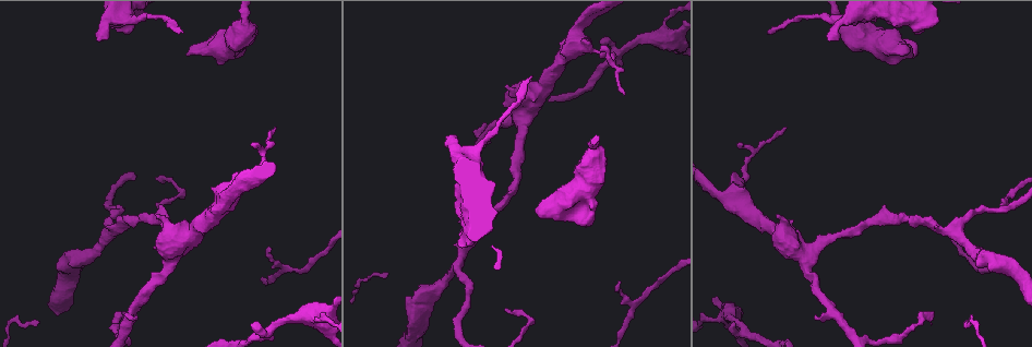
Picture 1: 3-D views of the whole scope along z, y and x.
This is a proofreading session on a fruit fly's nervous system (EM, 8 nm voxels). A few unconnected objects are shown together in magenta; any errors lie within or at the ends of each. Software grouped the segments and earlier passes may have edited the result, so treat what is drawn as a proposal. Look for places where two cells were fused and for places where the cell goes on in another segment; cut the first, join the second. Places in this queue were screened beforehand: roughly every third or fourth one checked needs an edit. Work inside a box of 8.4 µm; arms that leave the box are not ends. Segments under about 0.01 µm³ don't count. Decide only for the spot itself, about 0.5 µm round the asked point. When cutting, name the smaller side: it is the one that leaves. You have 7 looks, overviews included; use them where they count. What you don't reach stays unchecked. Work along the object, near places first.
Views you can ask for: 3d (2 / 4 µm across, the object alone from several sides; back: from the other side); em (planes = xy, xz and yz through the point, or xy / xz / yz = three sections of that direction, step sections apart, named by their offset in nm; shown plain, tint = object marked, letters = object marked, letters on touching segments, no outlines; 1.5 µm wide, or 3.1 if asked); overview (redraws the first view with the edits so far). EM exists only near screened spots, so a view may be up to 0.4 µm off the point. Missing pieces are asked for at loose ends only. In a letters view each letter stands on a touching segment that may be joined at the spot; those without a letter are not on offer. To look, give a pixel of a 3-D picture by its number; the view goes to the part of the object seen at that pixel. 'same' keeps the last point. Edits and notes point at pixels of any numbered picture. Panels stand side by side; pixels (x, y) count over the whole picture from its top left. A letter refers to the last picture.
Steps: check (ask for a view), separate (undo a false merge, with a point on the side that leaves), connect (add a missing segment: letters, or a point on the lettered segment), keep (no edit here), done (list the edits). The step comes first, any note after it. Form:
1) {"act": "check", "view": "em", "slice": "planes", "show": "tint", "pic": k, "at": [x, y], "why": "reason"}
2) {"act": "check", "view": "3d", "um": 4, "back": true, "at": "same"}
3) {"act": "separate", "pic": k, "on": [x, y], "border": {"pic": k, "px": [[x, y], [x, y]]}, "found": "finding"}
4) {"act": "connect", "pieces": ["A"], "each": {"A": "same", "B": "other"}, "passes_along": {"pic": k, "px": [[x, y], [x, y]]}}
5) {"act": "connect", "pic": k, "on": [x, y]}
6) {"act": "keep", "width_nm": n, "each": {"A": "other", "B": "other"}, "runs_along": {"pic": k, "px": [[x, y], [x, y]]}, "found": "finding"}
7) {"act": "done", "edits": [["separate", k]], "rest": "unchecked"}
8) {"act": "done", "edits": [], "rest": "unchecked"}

{"act": "check", "view": "em", "slice": "planes", "show": "tint", "pic": 1, "at": [536, 210], "why": "an open end"}

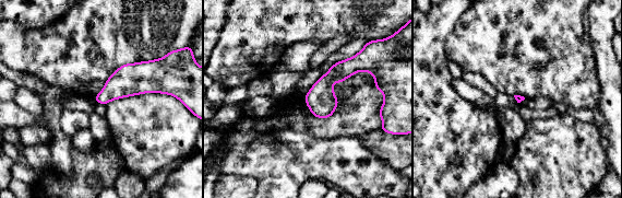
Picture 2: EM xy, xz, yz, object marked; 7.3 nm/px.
{"act": "check", "view": "em", "slice": "planes", "show": "letters", "at": "same", "why": "what lies round it"}

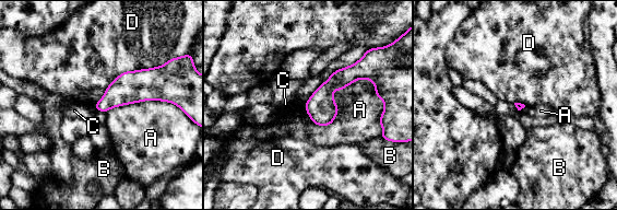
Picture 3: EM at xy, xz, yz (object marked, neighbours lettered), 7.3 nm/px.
{"act": "keep", "each": {"A": "other", "B": "other", "C": "other", "D": "other"}, "border": {"pic": 3, "px": [[163, 65], [121, 72], [94, 104]]}, "found": "none of them fits"}

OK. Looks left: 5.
{"act": "check", "view": "em", "slice": "xy", "step": 8, "show": "tint", "pic": 1, "at": [602, 47], "why": "branch stops here"}

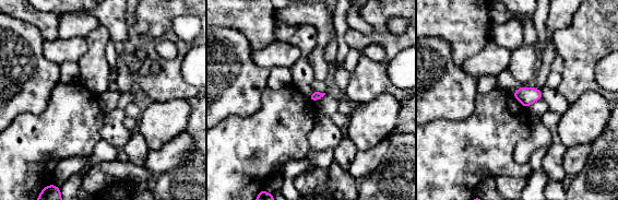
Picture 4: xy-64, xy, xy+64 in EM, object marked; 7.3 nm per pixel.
{"act": "check", "view": "em", "slice": "planes", "show": "letters", "at": "same"}

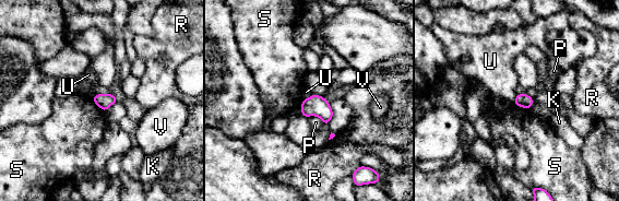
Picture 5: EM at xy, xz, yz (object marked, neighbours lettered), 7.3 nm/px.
{"act": "keep", "width_nm": 100, "each": {"K": "other", "P": "other", "R": "other", "S": "other", "U": "other", "V": "other"}, "border": {"pic": 5, "px": [[512, 104], [528, 109]]}, "found": "no lettered segment goes on from it"}

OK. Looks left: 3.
{"act": "check", "view": "em", "slice": "yz", "step": 4, "show": "tint", "pic": 1, "at": [315, 320], "why": "thick turns thin"}

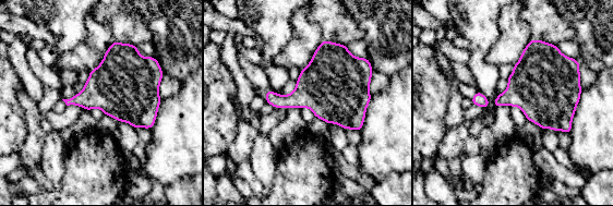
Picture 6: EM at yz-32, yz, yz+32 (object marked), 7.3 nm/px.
{"act": "check", "view": "em", "slice": "planes", "show": "letters", "at": "same", "why": "another direction"}

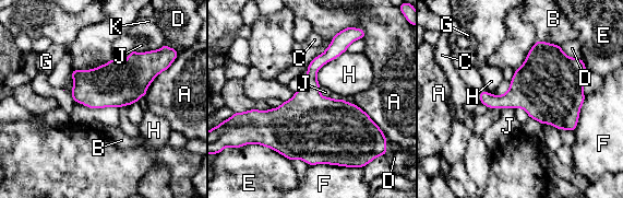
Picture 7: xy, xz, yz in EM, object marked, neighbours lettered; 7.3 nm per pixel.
{"act": "keep", "each": {"A": "other", "B": "other", "C": "other", "D": "other", "E": "other", "F": "other", "G": "other", "H": "other", "J": "other", "K": "other"}, "found": "one cell here"}

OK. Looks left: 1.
{"act": "done", "edits": [], "rest": "unchecked"}

